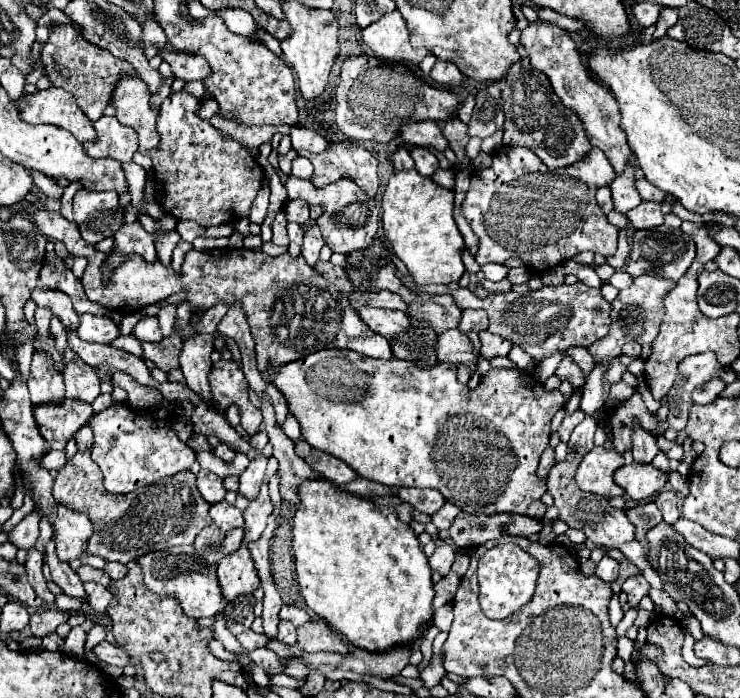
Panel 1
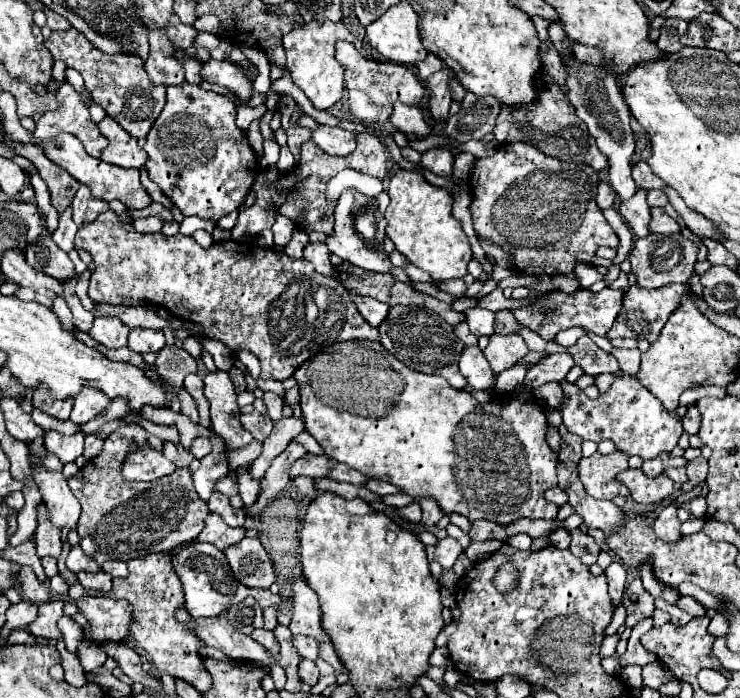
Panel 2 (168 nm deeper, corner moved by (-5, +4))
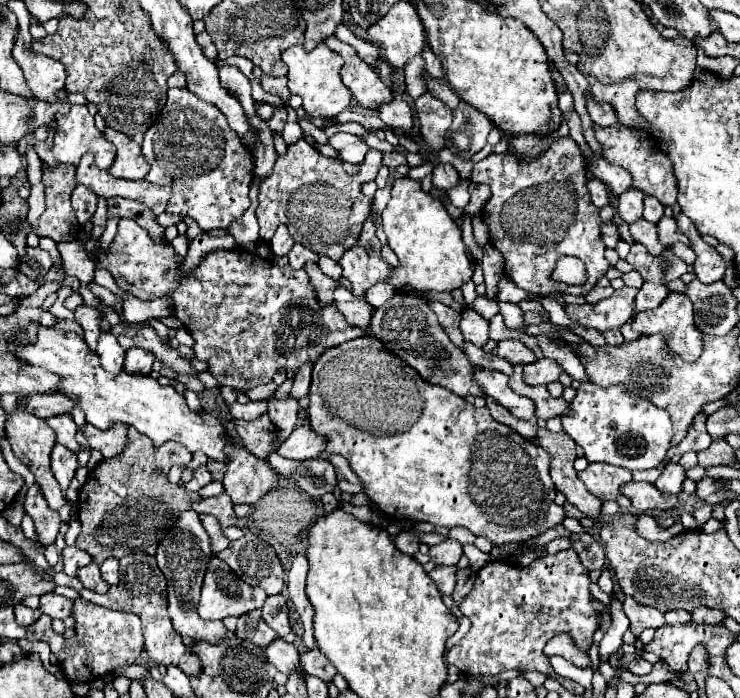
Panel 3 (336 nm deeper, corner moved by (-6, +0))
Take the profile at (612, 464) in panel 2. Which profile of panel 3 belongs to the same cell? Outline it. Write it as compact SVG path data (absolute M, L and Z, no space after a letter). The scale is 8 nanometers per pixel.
M588 464L586 470L582 470L580 480L586 484L586 488L598 496L600 500L614 500L618 502L620 510L626 512L630 508L630 500L620 494L620 486L632 480L632 472L624 470L620 466L612 464Z

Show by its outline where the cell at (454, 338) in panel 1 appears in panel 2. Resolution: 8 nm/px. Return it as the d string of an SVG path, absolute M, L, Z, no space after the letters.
M465 346L459 358L459 372L467 378L469 386L475 390L493 388L495 372L489 368L483 352L479 346Z

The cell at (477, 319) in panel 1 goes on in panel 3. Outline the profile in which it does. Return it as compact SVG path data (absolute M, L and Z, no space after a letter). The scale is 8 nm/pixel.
M466 310L460 320L460 330L464 342L472 342L474 346L482 348L488 342L488 320L484 320L478 312Z

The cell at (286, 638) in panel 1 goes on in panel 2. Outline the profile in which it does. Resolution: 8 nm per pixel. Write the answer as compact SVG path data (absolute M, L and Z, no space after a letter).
M293 636L293 646L297 648L299 656L315 660L317 658L317 640L309 636Z

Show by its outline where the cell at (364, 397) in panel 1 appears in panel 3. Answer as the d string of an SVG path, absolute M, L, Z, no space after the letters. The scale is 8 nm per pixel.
M362 336L328 348L314 364L310 426L328 438L326 452L344 456L362 480L364 494L394 520L428 522L432 526L462 526L496 546L526 542L562 524L564 508L554 504L556 488L550 478L550 456L512 428L496 422L490 410L476 408L464 398L424 382L404 360L388 352L378 338Z

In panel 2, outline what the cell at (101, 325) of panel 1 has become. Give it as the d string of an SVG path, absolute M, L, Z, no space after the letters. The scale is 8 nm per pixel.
M101 316L93 320L89 336L107 348L119 348L127 344L129 328L117 316Z

